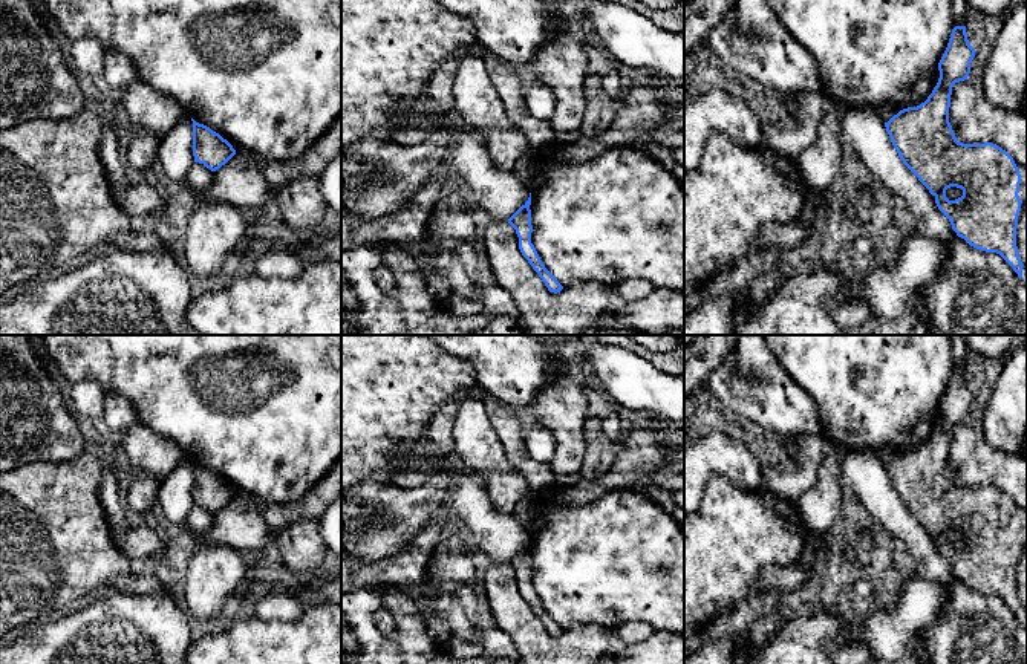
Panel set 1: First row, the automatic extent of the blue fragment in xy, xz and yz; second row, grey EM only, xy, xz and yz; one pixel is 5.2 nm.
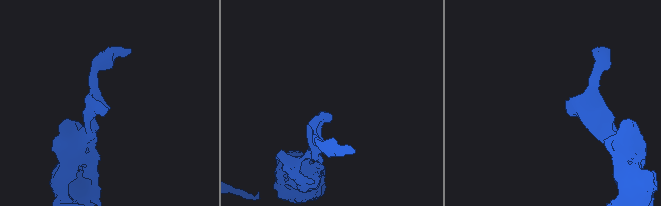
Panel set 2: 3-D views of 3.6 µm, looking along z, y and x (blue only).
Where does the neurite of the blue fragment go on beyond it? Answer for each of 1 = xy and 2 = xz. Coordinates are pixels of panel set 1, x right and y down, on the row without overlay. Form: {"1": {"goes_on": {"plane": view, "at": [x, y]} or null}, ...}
{"1": {"goes_on": null}, "2": {"goes_on": null}}

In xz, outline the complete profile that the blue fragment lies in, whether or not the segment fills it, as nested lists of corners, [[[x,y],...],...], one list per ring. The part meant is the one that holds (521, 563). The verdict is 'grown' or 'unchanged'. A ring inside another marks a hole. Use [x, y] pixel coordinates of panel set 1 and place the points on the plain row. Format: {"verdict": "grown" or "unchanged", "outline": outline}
{"verdict": "unchanged", "outline": [[[531,535],[528,543],[508,561],[508,566],[516,572],[519,580],[519,592],[522,598],[528,603],[533,612],[539,617],[549,635],[560,635],[563,629],[557,621],[545,610],[534,588],[531,586]]]}

